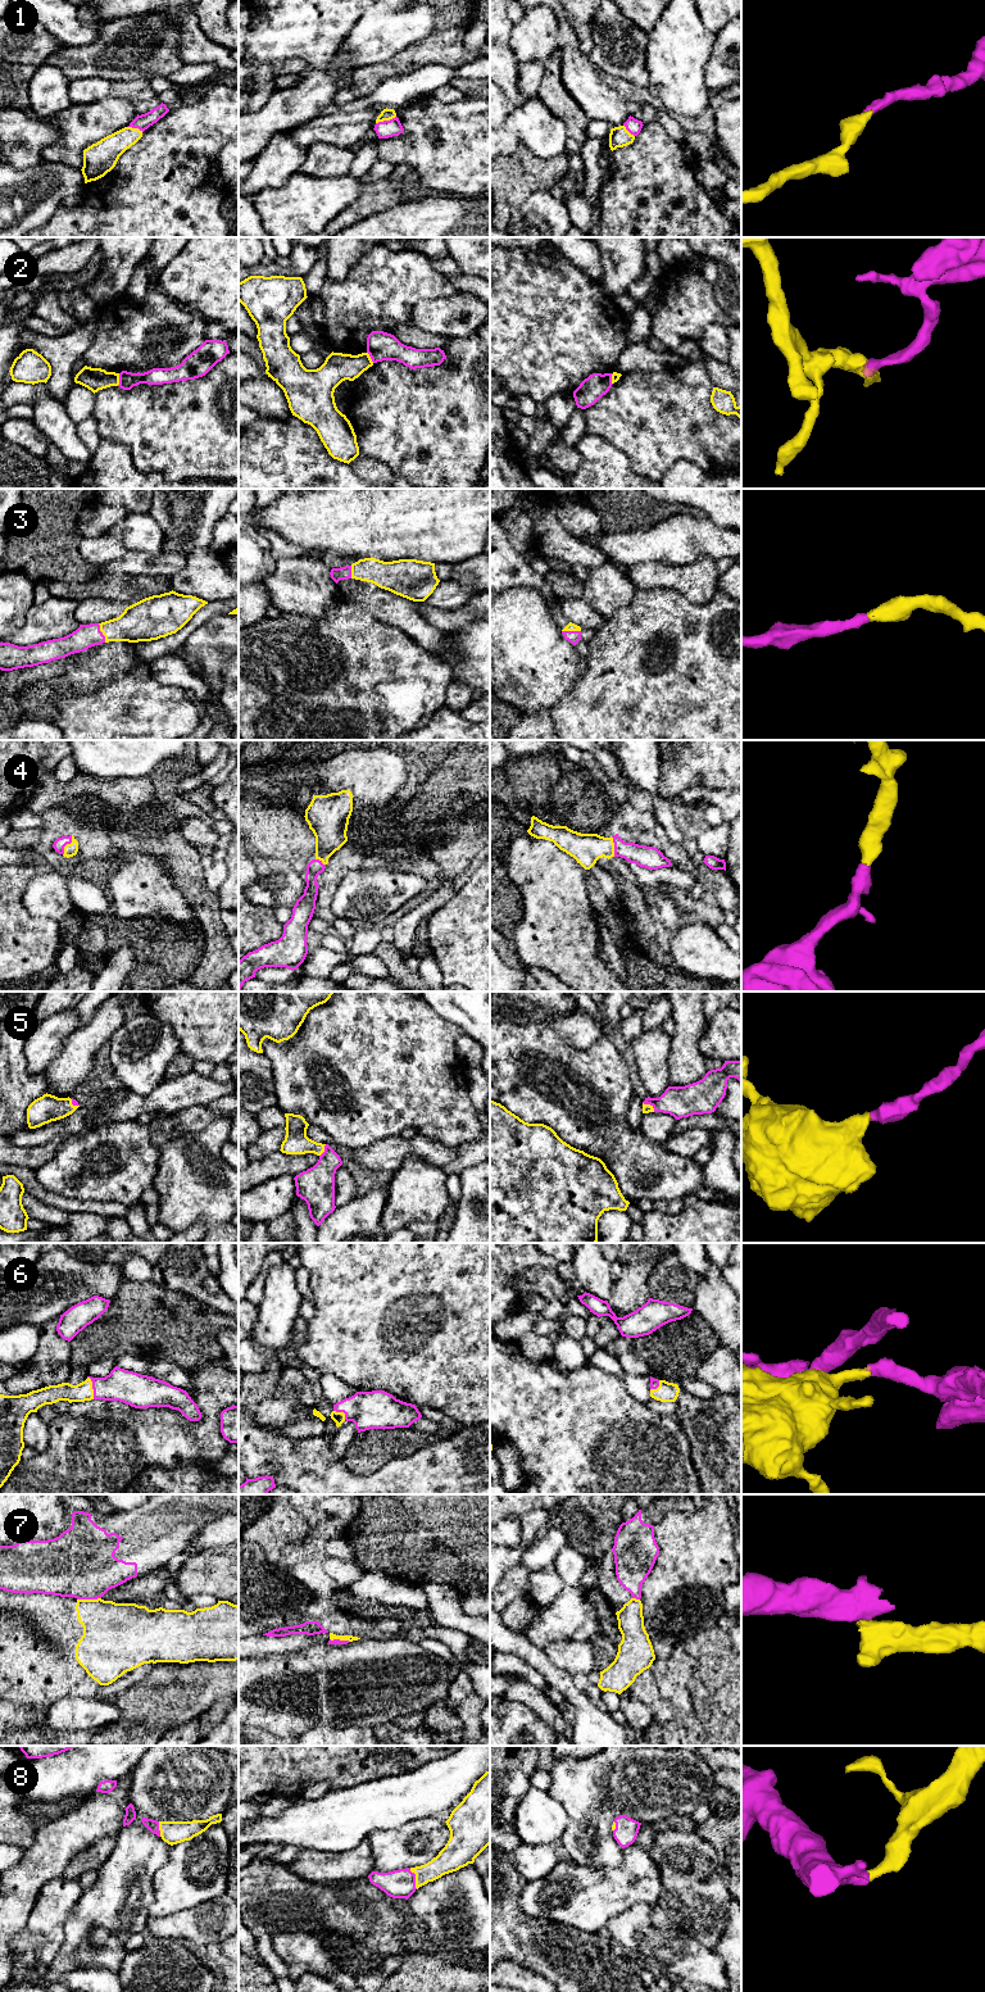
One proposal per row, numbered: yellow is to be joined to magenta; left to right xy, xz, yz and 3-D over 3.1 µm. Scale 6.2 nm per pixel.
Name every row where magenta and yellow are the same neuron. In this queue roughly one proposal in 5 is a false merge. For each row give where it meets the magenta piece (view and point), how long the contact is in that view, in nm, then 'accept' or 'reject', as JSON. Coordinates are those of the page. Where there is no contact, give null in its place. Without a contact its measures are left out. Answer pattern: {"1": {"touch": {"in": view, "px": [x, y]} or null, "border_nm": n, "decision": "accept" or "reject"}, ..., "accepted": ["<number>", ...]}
{"1": {"touch": {"in": "xz", "px": [385, 121]}, "border_nm": 140, "decision": "accept"}, "2": {"touch": {"in": "xy", "px": [119, 380]}, "border_nm": 80, "decision": "reject"}, "3": {"touch": {"in": "xy", "px": [101, 633]}, "border_nm": 130, "decision": "accept"}, "4": {"touch": {"in": "xy", "px": [67, 843]}, "border_nm": 140, "decision": "accept"}, "5": {"touch": {"in": "xz", "px": [325, 1151]}, "border_nm": 90, "decision": "accept"}, "6": {"touch": {"in": "xy", "px": [92, 1388]}, "border_nm": 150, "decision": "accept"}, "7": {"touch": {"in": "xy", "px": [89, 1598]}, "border_nm": 150, "decision": "reject"}, "8": {"touch": {"in": "xz", "px": [414, 1879]}, "border_nm": 140, "decision": "accept"}, "accepted": ["1", "3", "4", "5", "6", "8"]}

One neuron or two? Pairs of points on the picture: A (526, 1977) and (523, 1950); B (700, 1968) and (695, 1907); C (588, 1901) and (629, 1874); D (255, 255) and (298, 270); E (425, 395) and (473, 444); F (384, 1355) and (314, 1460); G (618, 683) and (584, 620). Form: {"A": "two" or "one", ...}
{"A": "two", "B": "two", "C": "one", "D": "two", "E": "one", "F": "two", "G": "two"}

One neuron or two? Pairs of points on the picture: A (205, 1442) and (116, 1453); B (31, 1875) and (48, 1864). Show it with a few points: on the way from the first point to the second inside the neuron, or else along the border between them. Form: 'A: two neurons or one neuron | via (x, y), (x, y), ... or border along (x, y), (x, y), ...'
A: one neuron | via (184, 1442), (137, 1442)
B: one neuron | via (35, 1872), (44, 1864)

